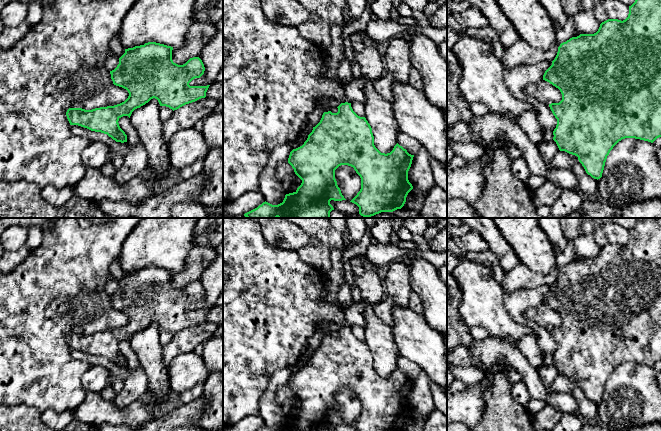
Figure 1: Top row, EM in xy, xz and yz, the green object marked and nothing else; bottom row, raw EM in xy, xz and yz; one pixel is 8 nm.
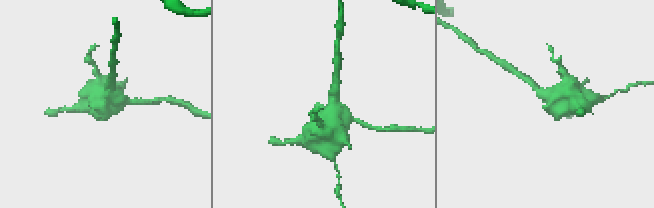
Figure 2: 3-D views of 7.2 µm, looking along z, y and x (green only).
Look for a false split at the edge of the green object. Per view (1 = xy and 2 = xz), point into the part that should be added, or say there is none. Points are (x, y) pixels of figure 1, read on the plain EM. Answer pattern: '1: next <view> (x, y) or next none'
1: next none
2: next none

